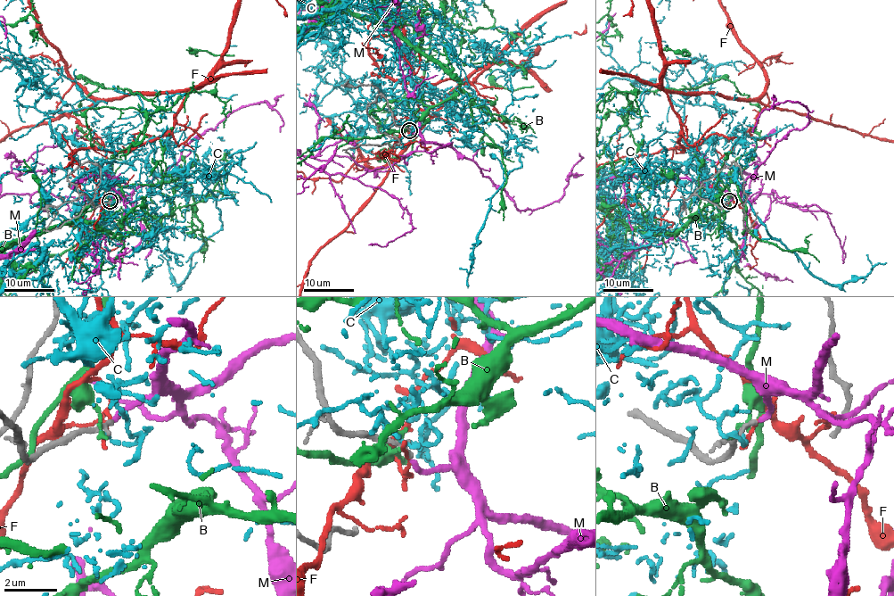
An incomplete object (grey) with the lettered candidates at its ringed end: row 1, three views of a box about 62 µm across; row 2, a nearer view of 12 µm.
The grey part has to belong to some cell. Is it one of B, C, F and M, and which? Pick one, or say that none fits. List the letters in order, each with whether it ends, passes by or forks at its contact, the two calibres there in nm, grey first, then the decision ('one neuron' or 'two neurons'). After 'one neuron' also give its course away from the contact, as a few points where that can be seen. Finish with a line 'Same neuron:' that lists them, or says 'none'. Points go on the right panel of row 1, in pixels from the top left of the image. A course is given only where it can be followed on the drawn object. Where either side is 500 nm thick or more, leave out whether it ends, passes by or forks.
B: it ends | 240/180 nm | two neurons
C: it ends | 240/130 nm | two neurons
F: it ends | 190/140 nm | two neurons
M: it ends | 180/200 nm | one neuron
Same neuron: M

